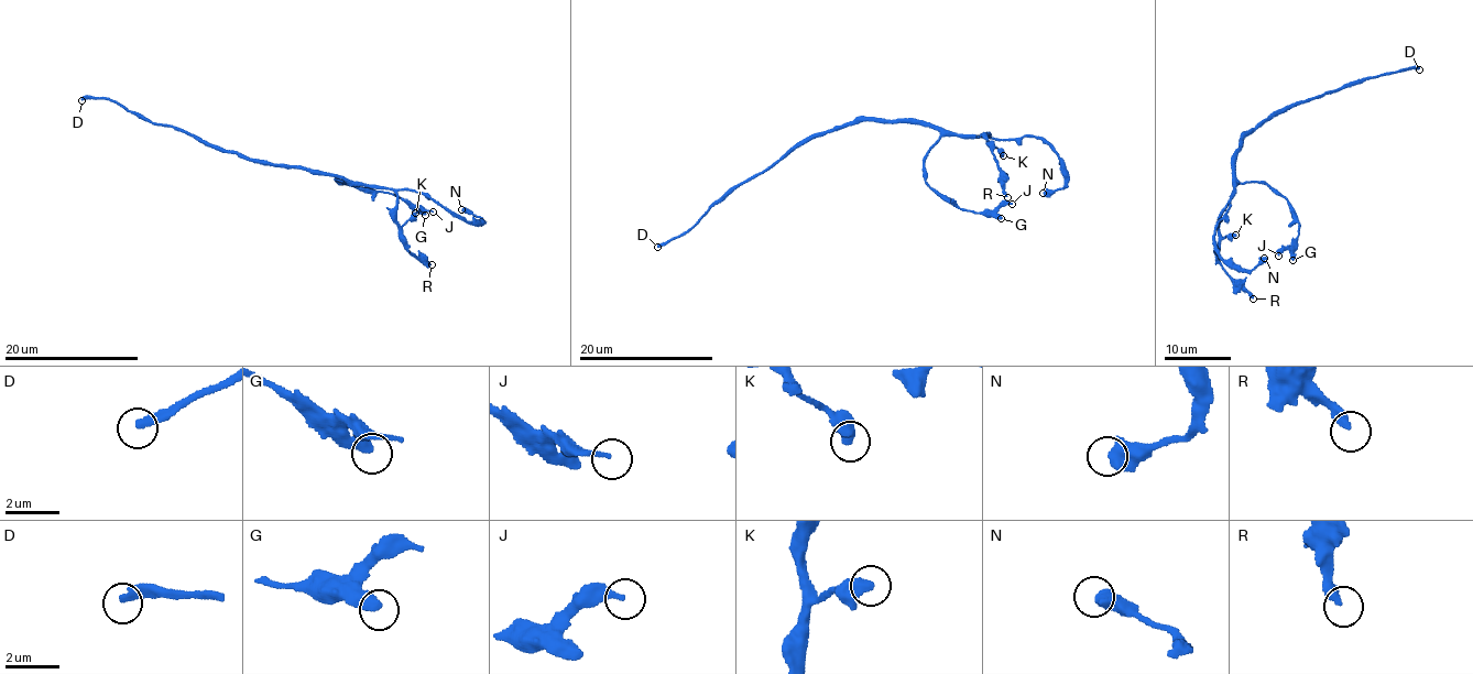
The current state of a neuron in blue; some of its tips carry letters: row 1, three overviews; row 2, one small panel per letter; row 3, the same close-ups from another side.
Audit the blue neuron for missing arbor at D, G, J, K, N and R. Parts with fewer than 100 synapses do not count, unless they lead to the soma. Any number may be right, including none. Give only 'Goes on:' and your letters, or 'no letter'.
Goes on: D

